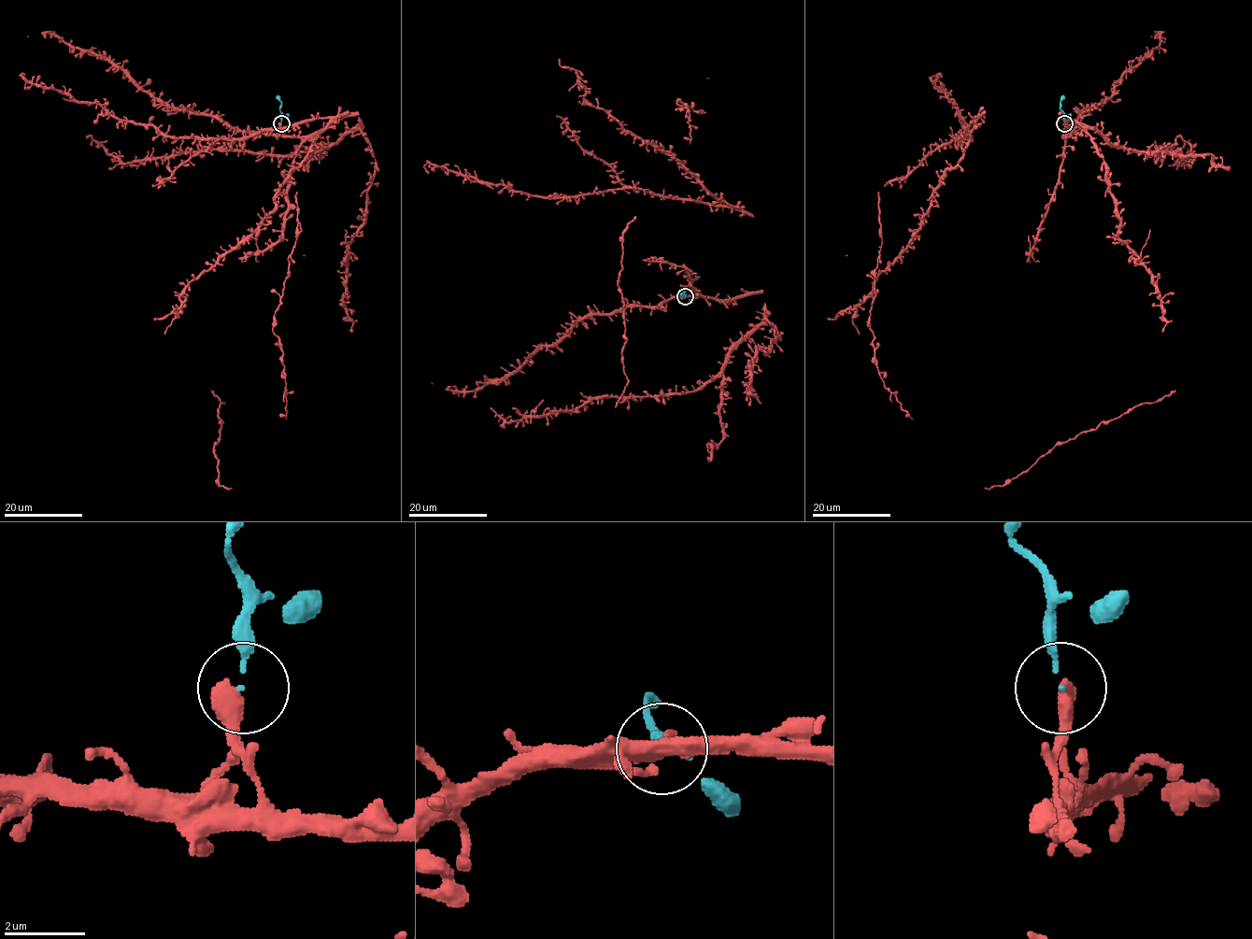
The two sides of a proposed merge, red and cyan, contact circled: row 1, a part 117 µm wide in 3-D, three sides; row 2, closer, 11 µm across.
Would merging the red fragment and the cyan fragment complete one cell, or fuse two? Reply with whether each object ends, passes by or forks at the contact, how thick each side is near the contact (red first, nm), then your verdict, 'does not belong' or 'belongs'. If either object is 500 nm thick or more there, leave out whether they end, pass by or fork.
red ends | cyan ends | 480/50 nm | does not belong

